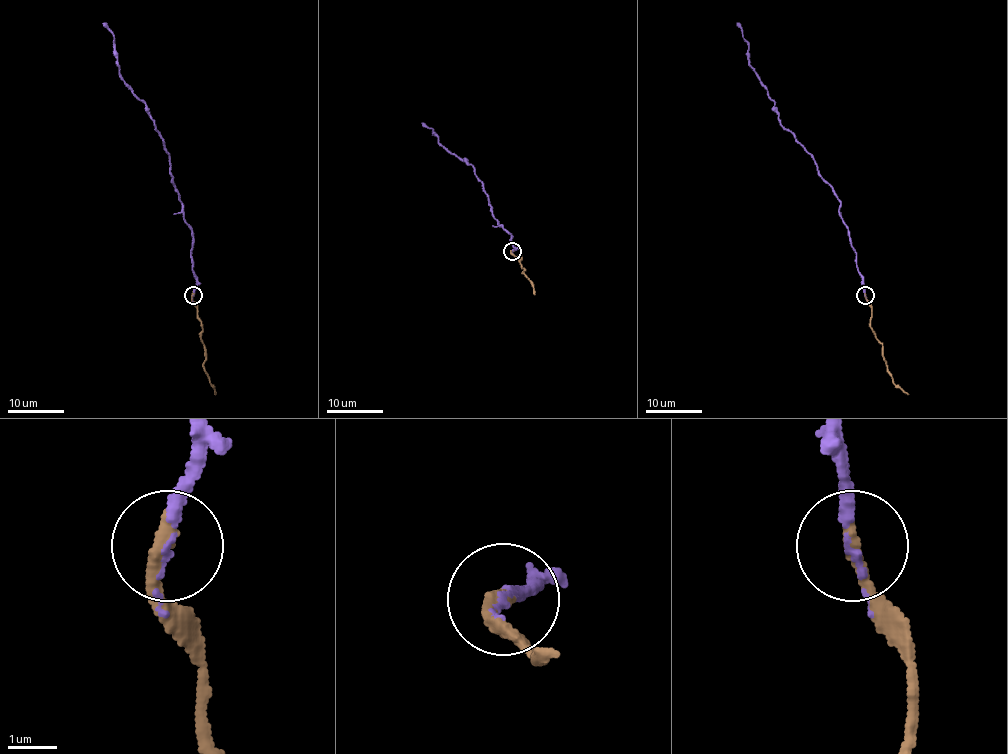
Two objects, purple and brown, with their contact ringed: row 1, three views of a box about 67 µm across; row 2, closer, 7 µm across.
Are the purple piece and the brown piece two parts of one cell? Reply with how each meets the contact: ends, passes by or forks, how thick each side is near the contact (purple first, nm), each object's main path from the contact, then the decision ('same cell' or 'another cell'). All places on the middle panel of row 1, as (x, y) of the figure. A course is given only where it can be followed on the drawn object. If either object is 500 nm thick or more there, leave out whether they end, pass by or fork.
purple passes by; brown ends; calibres 140 and 340 nm; course purple (512, 250), (515, 249), (510, 242), (512, 236), (501, 226), (474, 167), (439, 142), (433, 129), (423, 122); course brown (512, 250), (516, 257), (522, 257), (523, 273), (531, 283), (534, 294); same cell

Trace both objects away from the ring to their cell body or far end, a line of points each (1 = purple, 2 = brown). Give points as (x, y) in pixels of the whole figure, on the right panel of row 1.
1: (864, 295), (840, 201), (814, 157), (781, 125), (749, 63), (748, 42), (736, 22)
2: (864, 295), (871, 309), (871, 330), (883, 346), (887, 371), (908, 395)

